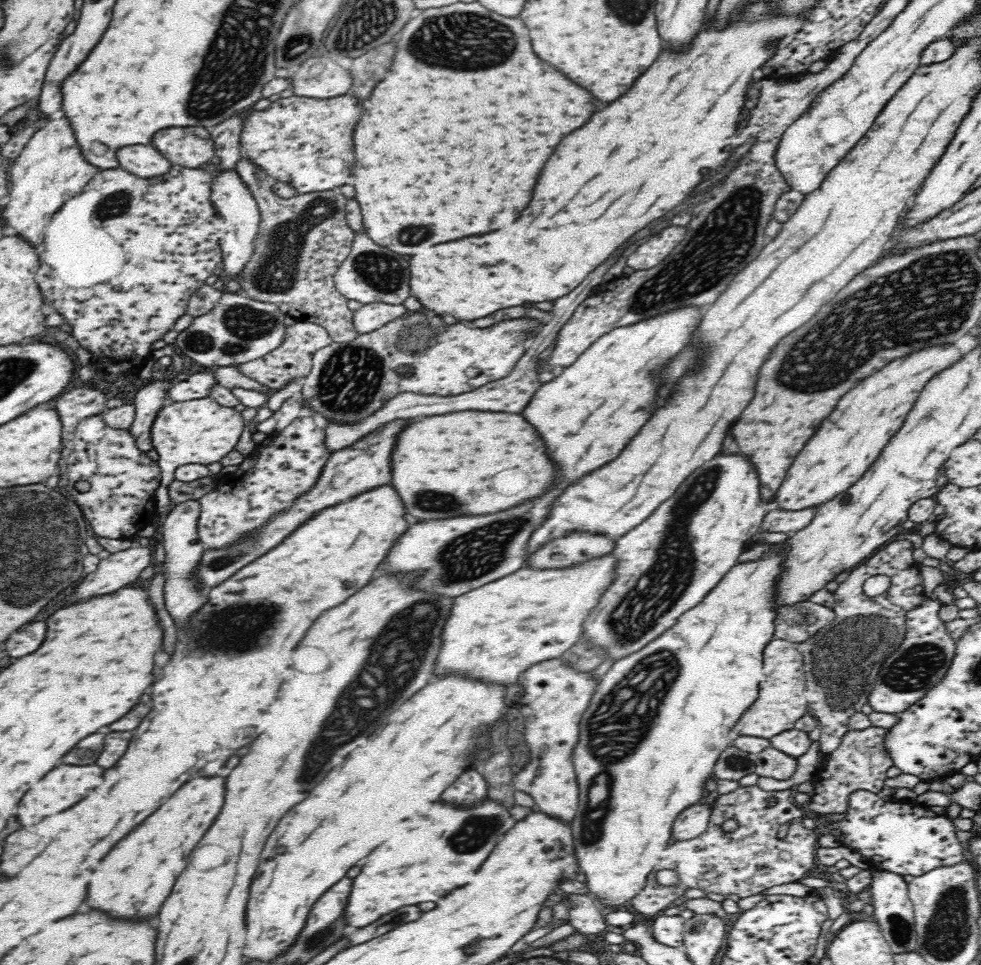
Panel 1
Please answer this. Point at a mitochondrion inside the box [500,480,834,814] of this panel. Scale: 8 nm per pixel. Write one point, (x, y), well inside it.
(735, 762)

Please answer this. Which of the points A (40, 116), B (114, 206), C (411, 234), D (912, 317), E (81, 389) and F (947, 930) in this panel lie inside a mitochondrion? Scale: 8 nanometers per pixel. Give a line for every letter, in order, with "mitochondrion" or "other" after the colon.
A: other
B: mitochondrion
C: mitochondrion
D: mitochondrion
E: other
F: mitochondrion

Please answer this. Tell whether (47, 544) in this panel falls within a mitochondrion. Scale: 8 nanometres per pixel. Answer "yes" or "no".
yes

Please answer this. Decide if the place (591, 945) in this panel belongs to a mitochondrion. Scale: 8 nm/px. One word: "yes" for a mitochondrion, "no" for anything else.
no

